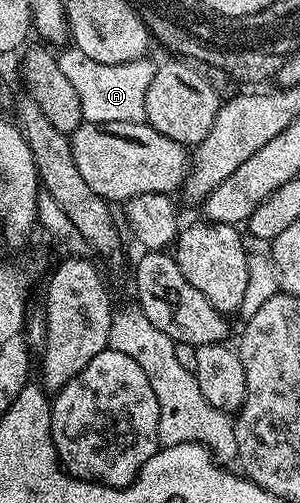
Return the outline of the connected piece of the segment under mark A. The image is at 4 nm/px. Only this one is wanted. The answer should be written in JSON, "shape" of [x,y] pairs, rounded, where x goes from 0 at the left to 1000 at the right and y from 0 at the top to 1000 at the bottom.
{"shape":[[[220,93],[190,107],[200,141],[240,163],[253,189],[267,189],[267,221],[277,241],[307,245],[467,245],[483,241],[480,189],[493,189],[493,165],[507,165],[517,123],[497,117],[387,125],[327,125],[250,93]]]}

